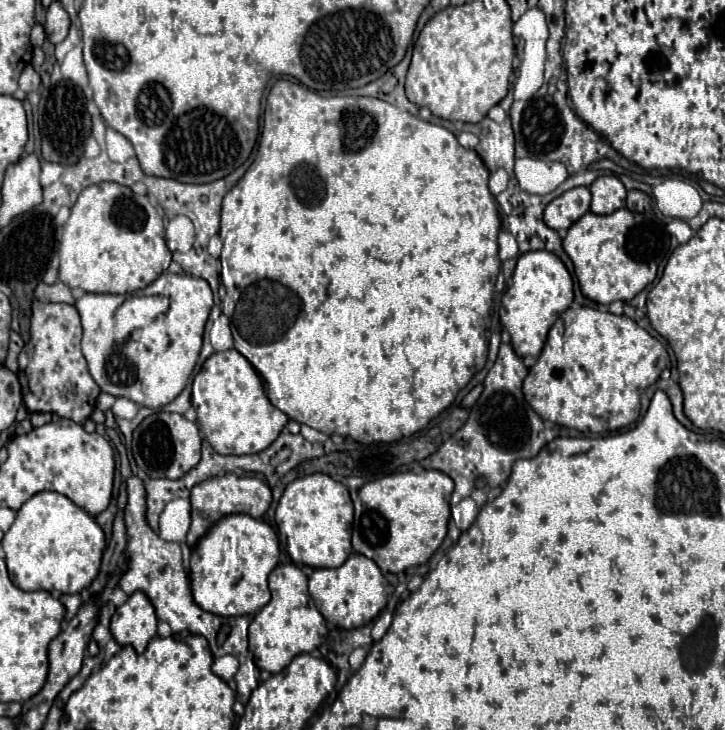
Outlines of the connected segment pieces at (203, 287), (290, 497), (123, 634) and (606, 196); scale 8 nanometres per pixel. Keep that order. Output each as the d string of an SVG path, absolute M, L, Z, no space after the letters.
M162 273L152 285L140 291L130 291L124 295L84 293L76 301L76 309L84 327L82 353L96 385L104 393L132 399L144 407L164 407L180 395L198 361L204 325L212 309L212 289L204 279Z
M312 473L292 481L278 503L276 525L284 549L294 563L308 567L340 567L352 553L350 525L354 509L348 489L324 473Z
M136 591L124 605L116 607L110 629L118 645L132 645L136 653L144 653L150 639L156 637L156 623L158 619L152 601Z
M602 175L602 177L598 177L590 185L590 193L592 193L590 211L596 213L596 215L608 215L608 213L614 213L616 209L624 207L626 187L614 175Z

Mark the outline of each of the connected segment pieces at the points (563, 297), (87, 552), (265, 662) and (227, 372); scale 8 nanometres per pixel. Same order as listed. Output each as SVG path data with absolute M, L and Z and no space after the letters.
M532 251L518 257L518 263L512 275L512 287L502 297L500 323L510 333L510 343L520 357L540 355L544 341L548 337L548 329L552 329L556 317L564 309L568 309L574 299L572 287L574 283L566 265L554 253Z
M42 491L28 499L16 513L16 521L2 539L6 567L12 583L22 591L58 591L74 595L86 591L100 573L106 537L96 519L68 497Z
M294 563L278 565L268 577L268 585L272 599L256 613L250 623L249 648L254 653L254 663L258 669L280 673L288 665L288 661L292 661L292 657L314 651L324 641L328 629L322 629L324 617L320 615L308 593L308 577L300 567L296 567Z
M236 349L214 353L206 359L192 383L192 407L196 409L204 439L222 455L260 453L276 441L288 423L286 413L268 401L262 379L254 367Z

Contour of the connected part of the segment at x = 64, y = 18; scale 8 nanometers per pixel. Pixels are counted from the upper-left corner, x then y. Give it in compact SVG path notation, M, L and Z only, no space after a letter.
M54 1L46 13L46 37L48 37L48 41L54 45L64 41L68 35L68 27L70 27L68 13L62 9L62 5L58 1Z

